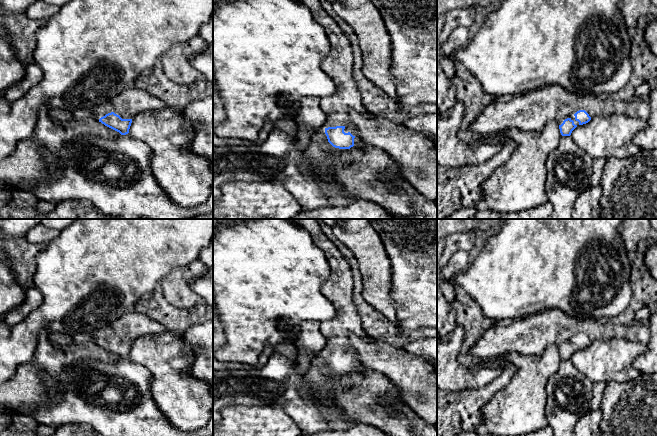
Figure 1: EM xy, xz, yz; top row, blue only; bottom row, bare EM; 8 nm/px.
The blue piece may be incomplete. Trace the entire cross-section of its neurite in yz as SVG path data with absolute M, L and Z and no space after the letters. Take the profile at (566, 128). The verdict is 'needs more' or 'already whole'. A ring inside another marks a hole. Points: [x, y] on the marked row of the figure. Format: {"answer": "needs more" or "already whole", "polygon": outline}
{"answer": "needs more", "polygon": "M560 85L544 86L521 96L500 99L480 111L470 129L480 134L516 128L524 132L540 132L549 120L556 119L562 136L570 136L578 126L595 116L624 114L647 119L648 101L604 99L600 96L580 96Z"}

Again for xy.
{"answer": "needs more", "polygon": "M129 87L117 97L92 110L92 115L105 126L119 132L129 133L132 118L138 113L166 108L166 104L148 92Z"}

